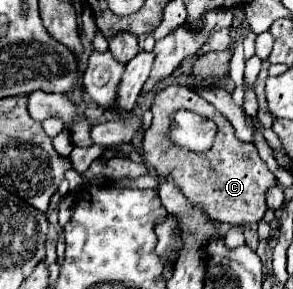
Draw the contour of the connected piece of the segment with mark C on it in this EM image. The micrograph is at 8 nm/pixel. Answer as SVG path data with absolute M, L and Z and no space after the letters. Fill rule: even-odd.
M169 86L161 90L153 100L153 124L143 136L143 154L145 164L155 170L159 176L171 176L175 184L185 192L185 196L191 202L203 204L205 212L217 220L227 224L257 224L263 220L265 214L265 190L271 188L277 178L267 168L267 164L261 160L257 148L253 144L243 144L235 138L231 122L223 118L207 100L203 100L197 92L185 88L185 86ZM177 110L189 110L199 116L205 116L217 124L217 134L211 150L203 154L195 154L189 150L183 150L181 146L175 146L169 142L169 124L173 118L173 112Z

